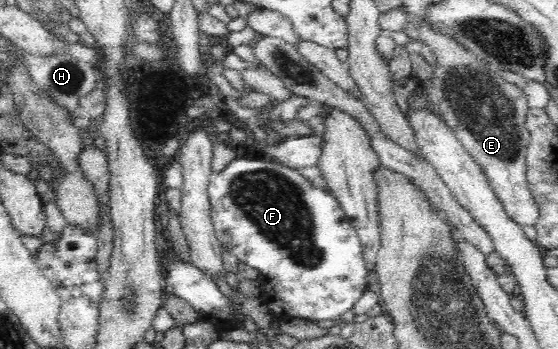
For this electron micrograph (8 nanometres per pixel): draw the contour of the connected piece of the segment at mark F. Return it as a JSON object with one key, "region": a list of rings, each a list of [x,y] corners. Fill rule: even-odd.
{"region":[[[245,155],[232,159],[222,171],[210,174],[207,194],[216,237],[227,249],[232,249],[240,263],[254,267],[268,283],[264,302],[275,317],[312,322],[338,320],[353,310],[356,301],[368,290],[370,272],[354,226],[333,194],[315,187],[300,169],[274,159],[248,159]]]}

